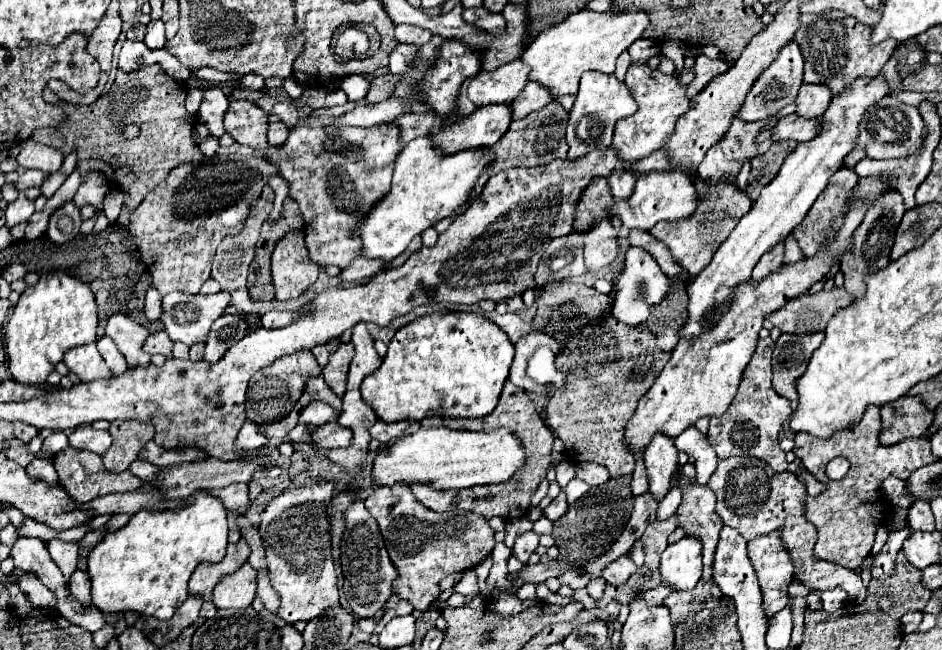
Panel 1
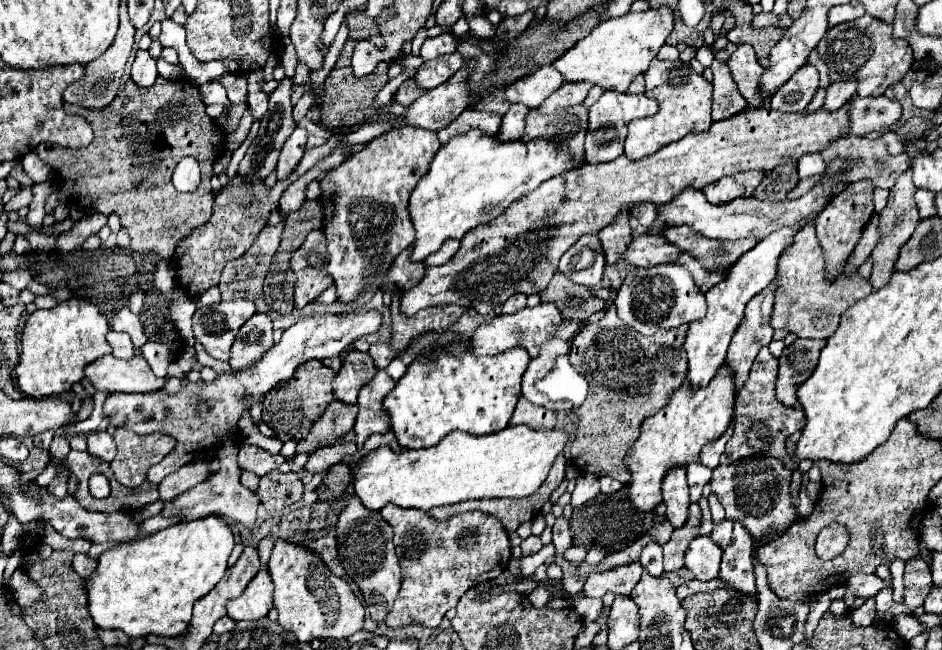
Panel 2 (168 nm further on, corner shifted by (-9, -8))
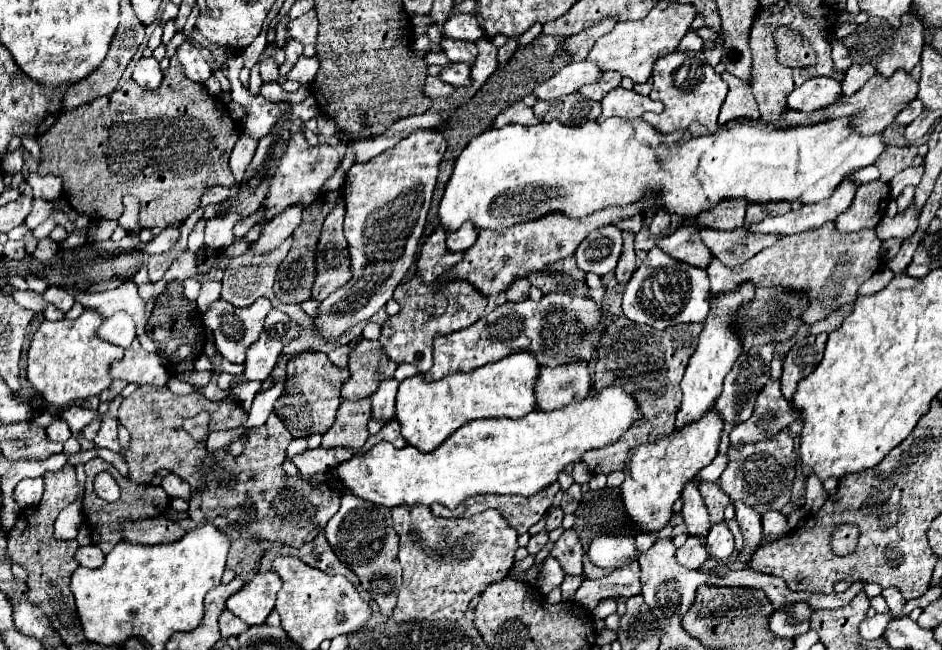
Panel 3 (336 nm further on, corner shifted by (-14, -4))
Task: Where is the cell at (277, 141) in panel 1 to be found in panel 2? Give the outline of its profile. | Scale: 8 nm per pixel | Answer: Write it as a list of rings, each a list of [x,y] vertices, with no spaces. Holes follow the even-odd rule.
[[[296,128],[294,134],[290,136],[290,140],[284,144],[280,162],[276,168],[278,180],[286,180],[294,172],[296,164],[302,160],[304,152],[306,152],[306,138],[308,138],[308,132],[304,128]]]

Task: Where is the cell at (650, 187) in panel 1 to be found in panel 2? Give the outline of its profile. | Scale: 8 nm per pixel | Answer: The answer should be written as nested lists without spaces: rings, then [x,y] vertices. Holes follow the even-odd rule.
[[[814,186],[808,194],[796,198],[796,200],[784,200],[784,202],[760,202],[758,198],[740,198],[740,200],[732,200],[730,204],[708,204],[706,196],[702,190],[694,190],[694,188],[686,188],[680,196],[676,196],[672,202],[658,206],[658,218],[662,218],[666,224],[670,226],[688,226],[694,232],[700,232],[708,238],[718,238],[718,240],[738,240],[738,238],[754,238],[754,240],[762,240],[766,238],[770,232],[774,232],[776,228],[782,226],[794,226],[800,220],[808,218],[810,214],[818,214],[820,210],[826,208],[830,200],[826,200],[824,188],[822,186]]]

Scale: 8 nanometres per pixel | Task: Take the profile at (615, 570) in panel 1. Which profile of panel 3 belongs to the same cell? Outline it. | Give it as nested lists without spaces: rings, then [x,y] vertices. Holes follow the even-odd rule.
[[[631,562],[631,564],[625,564],[625,566],[617,568],[617,570],[613,570],[605,578],[595,580],[591,584],[591,588],[595,588],[591,592],[595,592],[595,596],[599,600],[637,596],[641,592],[641,586],[639,586],[639,564]]]

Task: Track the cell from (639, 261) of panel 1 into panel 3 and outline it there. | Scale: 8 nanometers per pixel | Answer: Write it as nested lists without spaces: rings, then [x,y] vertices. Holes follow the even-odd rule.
[[[655,246],[647,252],[645,260],[637,266],[631,280],[625,284],[623,314],[633,322],[665,330],[683,322],[703,322],[709,312],[711,298],[707,272],[703,268],[683,264]]]

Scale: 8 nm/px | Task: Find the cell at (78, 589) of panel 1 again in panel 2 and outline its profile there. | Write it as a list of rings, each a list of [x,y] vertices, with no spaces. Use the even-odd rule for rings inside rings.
[[[78,552],[78,554],[74,554],[72,568],[80,574],[80,578],[84,578],[84,580],[86,580],[86,578],[96,570],[96,560],[94,560],[94,558],[90,558],[88,554]]]

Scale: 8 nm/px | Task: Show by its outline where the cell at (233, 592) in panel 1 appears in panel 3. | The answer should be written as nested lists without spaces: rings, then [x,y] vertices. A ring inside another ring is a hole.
[[[275,572],[257,574],[247,582],[237,594],[227,600],[227,610],[231,610],[245,624],[263,624],[271,614],[275,596],[281,588],[281,578]]]

